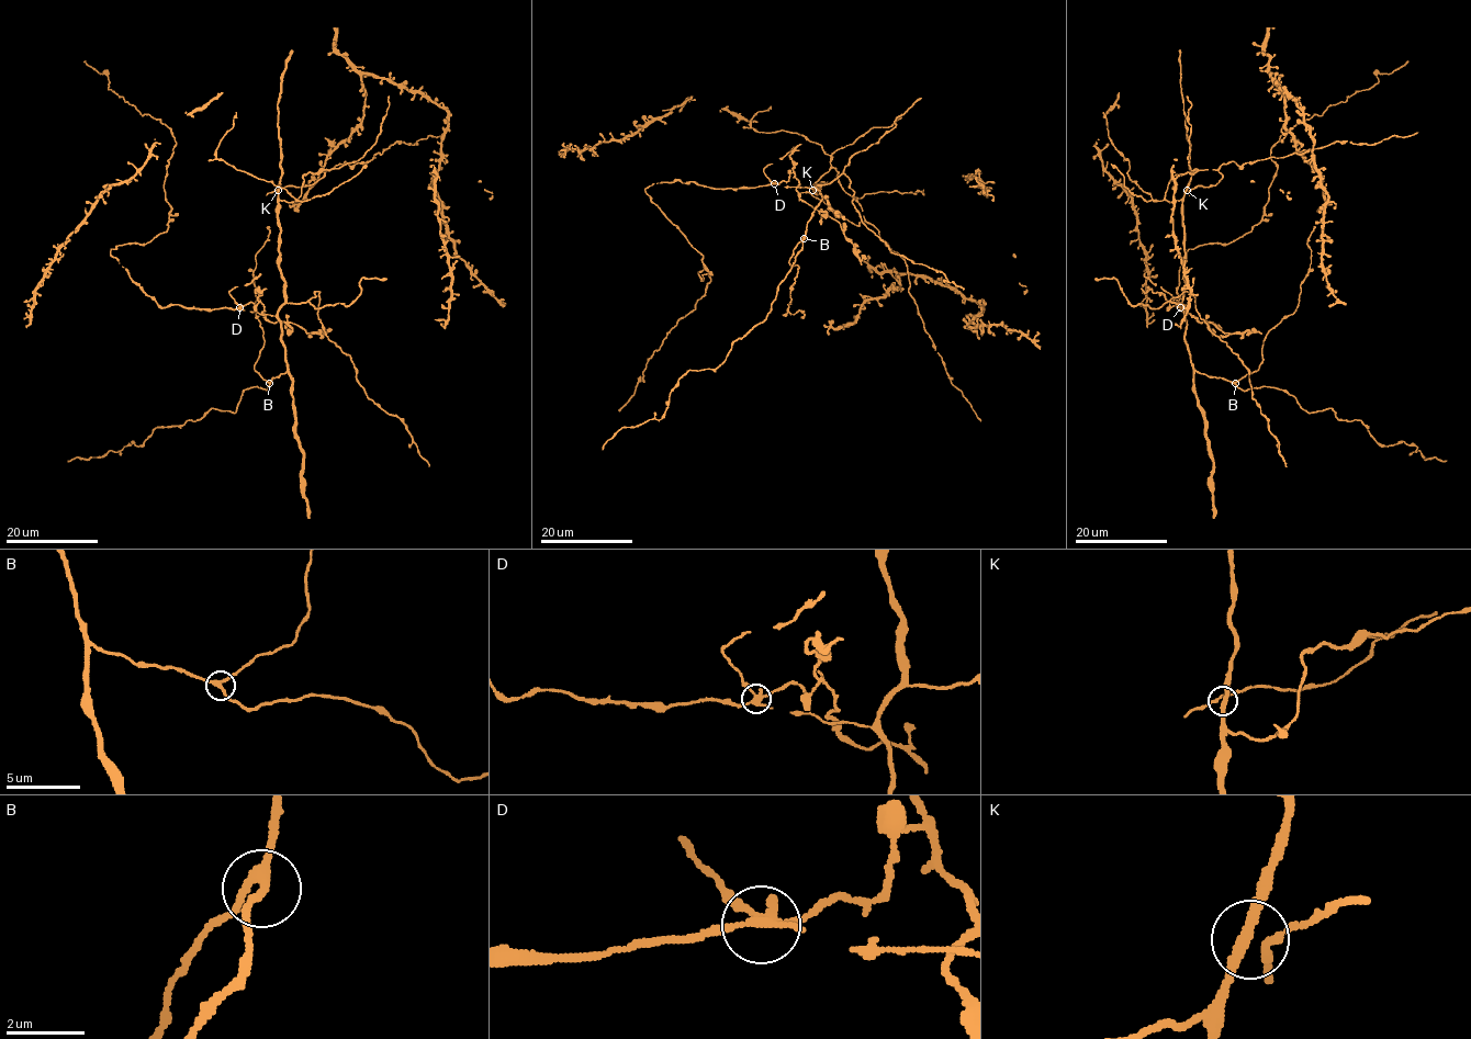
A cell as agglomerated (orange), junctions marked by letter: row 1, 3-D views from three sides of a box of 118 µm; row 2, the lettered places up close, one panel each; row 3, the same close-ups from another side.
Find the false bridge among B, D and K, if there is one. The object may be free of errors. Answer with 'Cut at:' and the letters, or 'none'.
Cut at: D

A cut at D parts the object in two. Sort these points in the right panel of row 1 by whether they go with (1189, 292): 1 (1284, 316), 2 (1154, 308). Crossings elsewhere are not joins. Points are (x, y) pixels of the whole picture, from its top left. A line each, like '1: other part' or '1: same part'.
1: same part
2: same part

